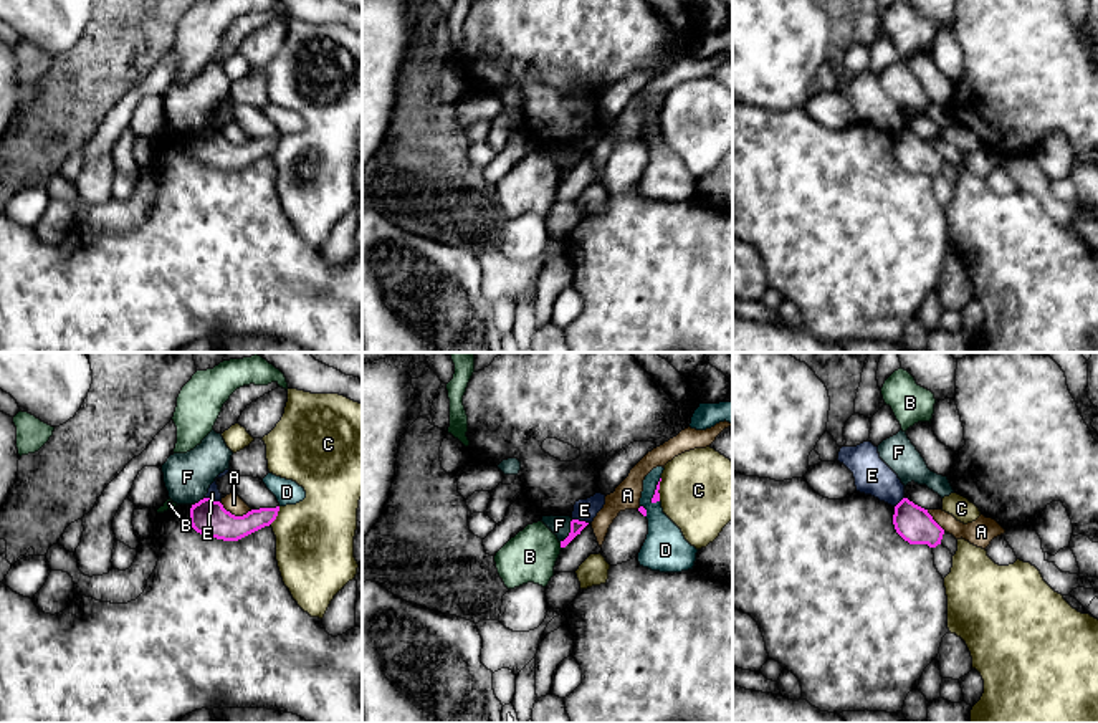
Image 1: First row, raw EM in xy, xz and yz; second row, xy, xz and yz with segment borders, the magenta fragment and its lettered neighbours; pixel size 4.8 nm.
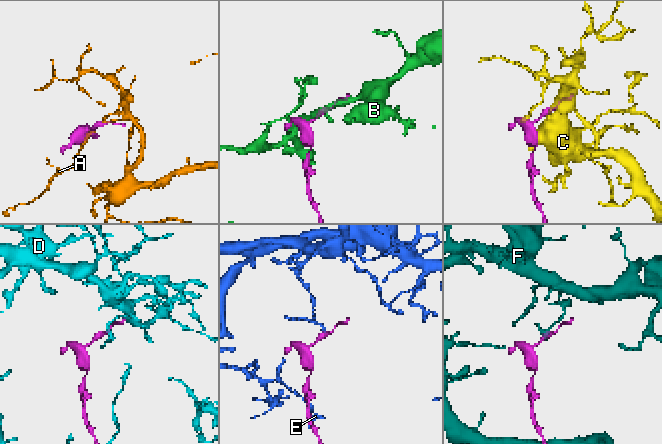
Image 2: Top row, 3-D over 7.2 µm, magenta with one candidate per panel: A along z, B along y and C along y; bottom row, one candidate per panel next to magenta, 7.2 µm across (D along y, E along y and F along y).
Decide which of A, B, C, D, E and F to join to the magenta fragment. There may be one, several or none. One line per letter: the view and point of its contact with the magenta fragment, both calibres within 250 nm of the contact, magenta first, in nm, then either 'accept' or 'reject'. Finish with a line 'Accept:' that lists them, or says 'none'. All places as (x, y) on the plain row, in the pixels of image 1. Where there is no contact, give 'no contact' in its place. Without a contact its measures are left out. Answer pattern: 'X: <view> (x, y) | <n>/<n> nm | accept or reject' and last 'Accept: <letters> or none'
A: xy (233, 144) | 170/90 nm | reject
B: xz (561, 176) | 60/240 nm | reject
C: xy (276, 144) | 140/380 nm | reject
D: xz (655, 119) | 40/180 nm | reject
E: xz (581, 151) | 60/110 nm | reject
F: xz (571, 161) | 60/100 nm | reject
Accept: none

